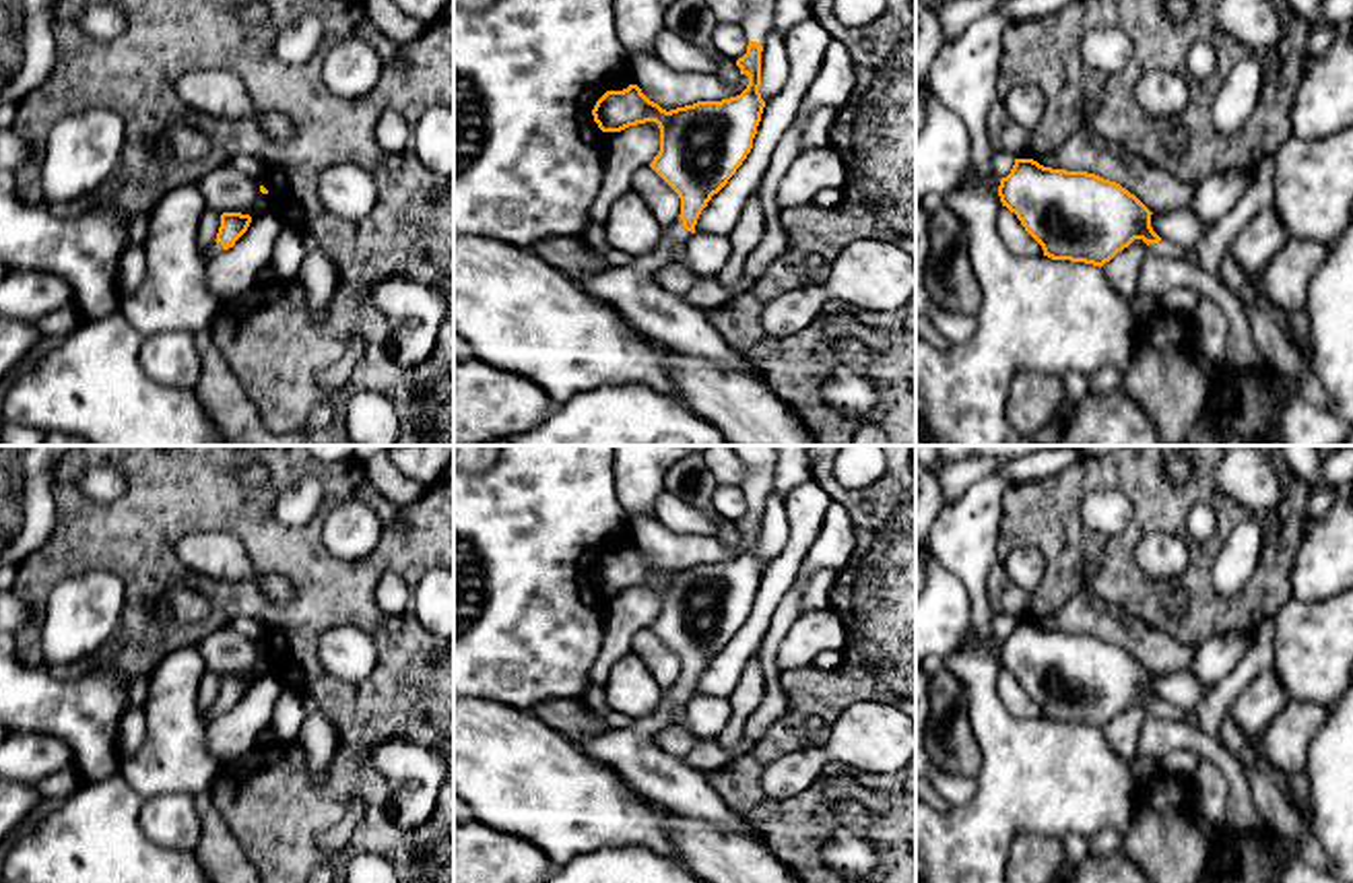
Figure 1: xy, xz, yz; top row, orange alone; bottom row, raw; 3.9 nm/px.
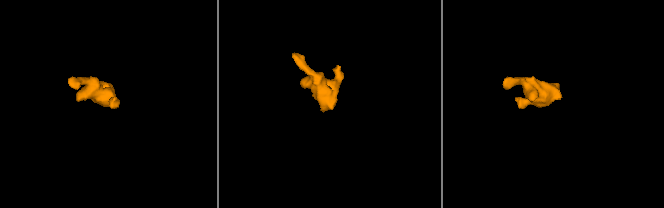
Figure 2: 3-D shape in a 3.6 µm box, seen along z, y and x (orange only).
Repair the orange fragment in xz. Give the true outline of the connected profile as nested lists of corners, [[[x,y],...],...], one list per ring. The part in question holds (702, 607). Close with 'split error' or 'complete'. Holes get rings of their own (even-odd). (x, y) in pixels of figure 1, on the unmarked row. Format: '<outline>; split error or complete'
[[[732,446],[747,468],[745,495],[749,501],[747,516],[736,522],[740,536],[749,538],[747,551],[722,563],[697,563],[693,567],[662,571],[650,563],[637,547],[623,553],[606,553],[594,567],[592,578],[602,594],[621,594],[629,588],[656,584],[660,590],[660,613],[650,629],[679,656],[681,677],[670,691],[662,691],[658,708],[646,716],[631,720],[627,728],[606,728],[590,739],[575,741],[596,763],[606,765],[641,798],[654,803],[674,815],[691,817],[701,823],[740,827],[763,840],[755,825],[732,811],[722,796],[710,786],[707,774],[691,767],[658,747],[656,734],[672,724],[674,712],[685,708],[695,695],[697,681],[714,656],[742,627],[753,611],[753,600],[761,584],[765,563],[761,561],[761,514],[763,499],[771,491],[771,456],[778,446]]]; split error

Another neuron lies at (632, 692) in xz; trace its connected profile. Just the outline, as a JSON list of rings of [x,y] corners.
[[[627,654],[613,664],[606,685],[606,704],[613,712],[631,720],[646,718],[660,699],[662,689],[641,658]]]

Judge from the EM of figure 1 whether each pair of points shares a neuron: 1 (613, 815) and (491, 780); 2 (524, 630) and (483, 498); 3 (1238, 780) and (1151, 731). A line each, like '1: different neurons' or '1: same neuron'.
1: same neuron
2: same neuron
3: same neuron

